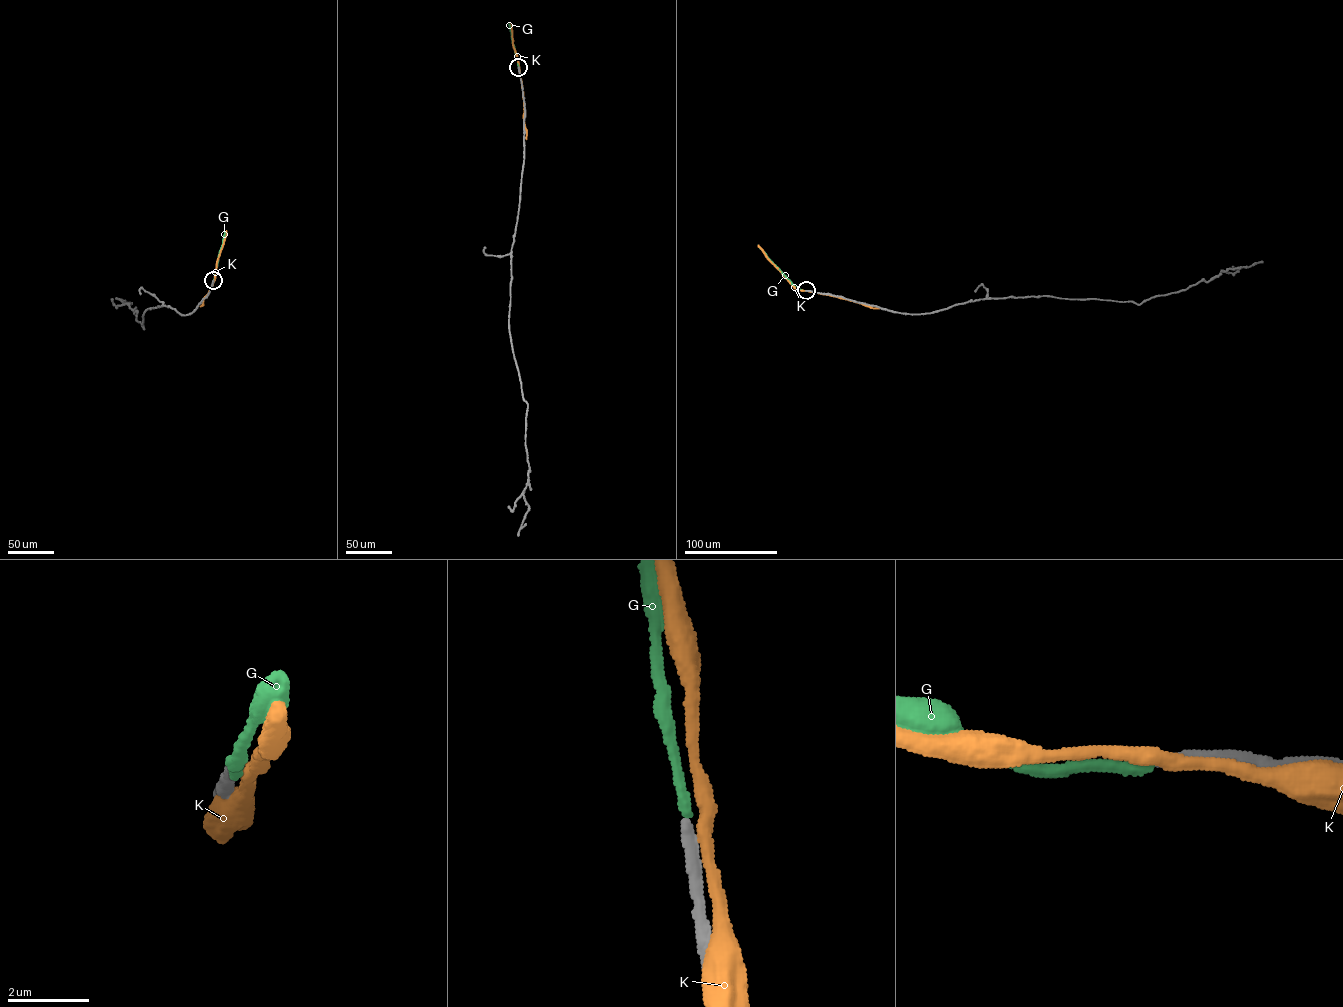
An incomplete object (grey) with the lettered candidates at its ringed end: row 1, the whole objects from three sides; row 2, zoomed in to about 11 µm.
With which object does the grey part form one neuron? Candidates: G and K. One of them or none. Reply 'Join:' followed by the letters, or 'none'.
Join: G

